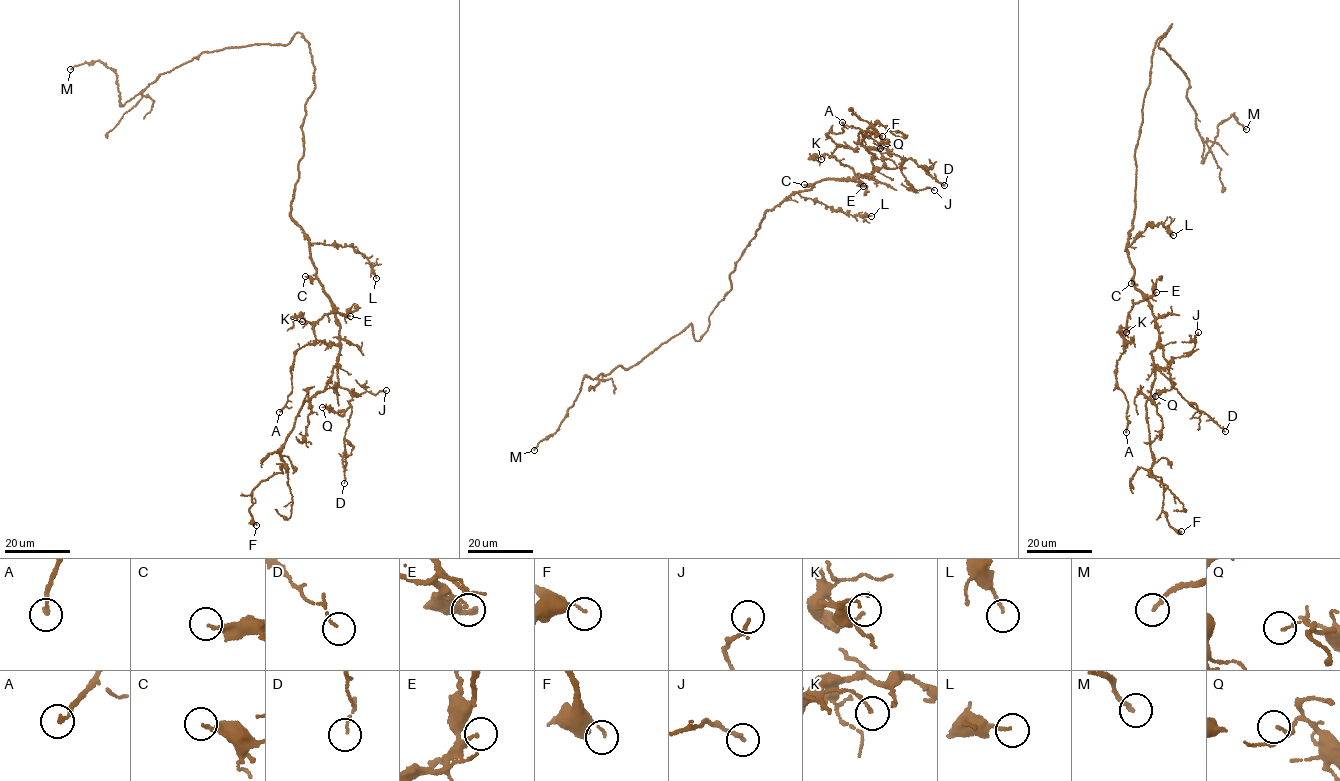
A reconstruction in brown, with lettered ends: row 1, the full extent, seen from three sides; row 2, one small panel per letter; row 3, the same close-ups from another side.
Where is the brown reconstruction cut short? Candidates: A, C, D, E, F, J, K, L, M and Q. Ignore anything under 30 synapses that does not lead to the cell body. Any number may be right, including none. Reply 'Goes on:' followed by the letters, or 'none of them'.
Goes on: M

